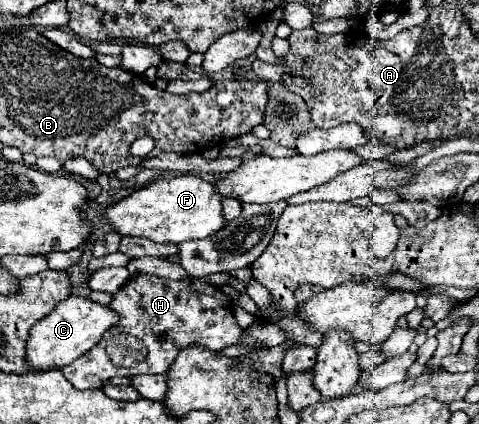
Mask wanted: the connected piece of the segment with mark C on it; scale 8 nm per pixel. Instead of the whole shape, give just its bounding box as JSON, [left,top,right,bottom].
[28,296,118,370]

